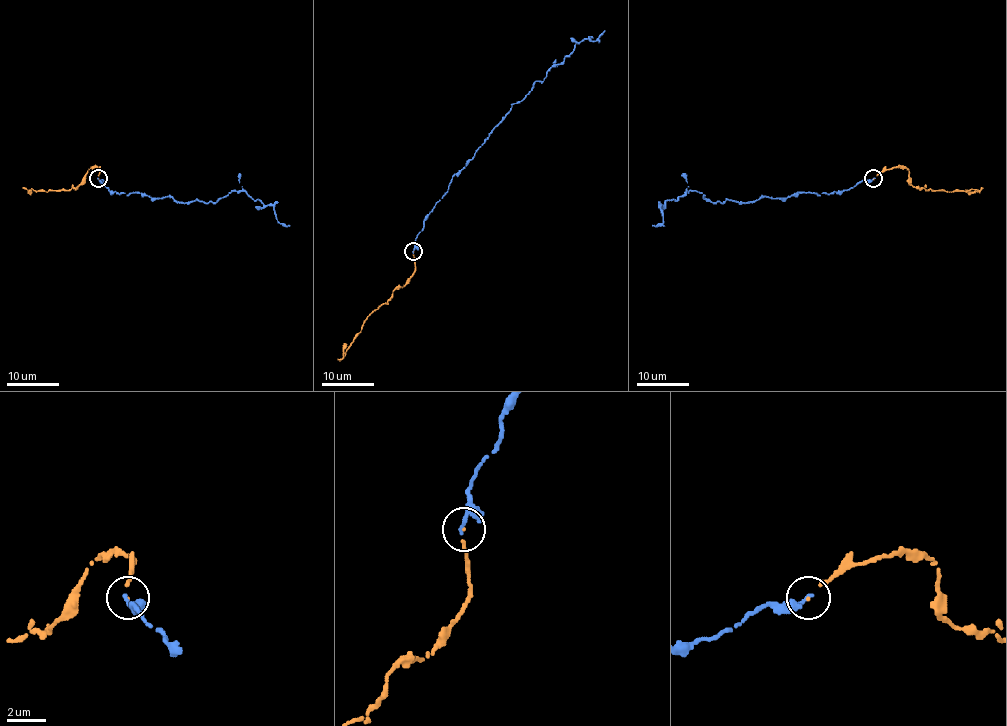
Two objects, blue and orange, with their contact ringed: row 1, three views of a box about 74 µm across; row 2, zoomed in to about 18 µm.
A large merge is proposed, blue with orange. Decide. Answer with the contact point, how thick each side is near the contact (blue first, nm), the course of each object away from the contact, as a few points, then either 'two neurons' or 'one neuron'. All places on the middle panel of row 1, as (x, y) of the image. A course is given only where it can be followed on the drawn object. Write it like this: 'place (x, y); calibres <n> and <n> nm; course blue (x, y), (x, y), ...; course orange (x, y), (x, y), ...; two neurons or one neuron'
place (413, 251); calibres 220 and 90 nm; course blue (412, 252), (426, 216), (452, 177), (512, 105), (537, 80), (543, 82), (575, 45), (594, 41), (605, 31); course orange (414, 252), (415, 270), (410, 279), (367, 317), (344, 352), (346, 343); one neuron

